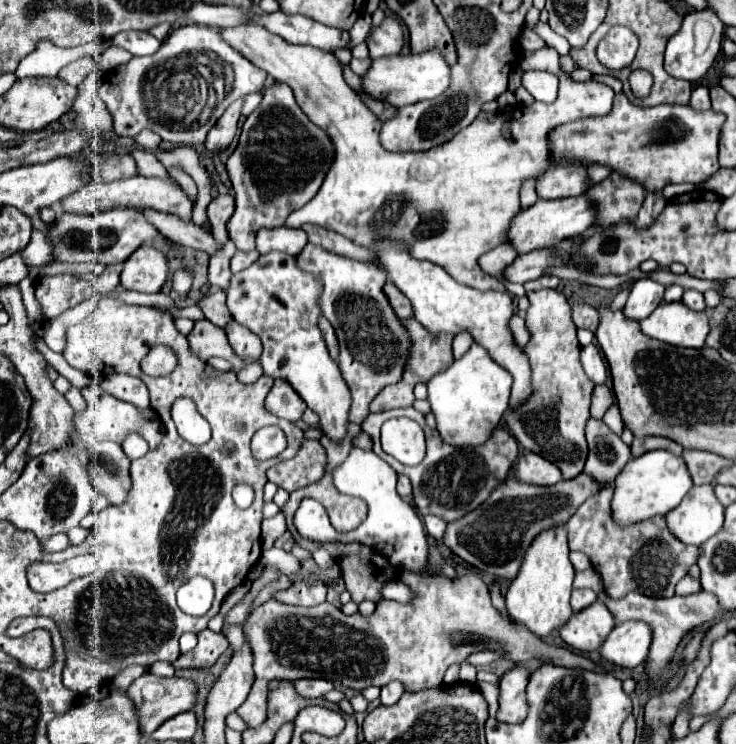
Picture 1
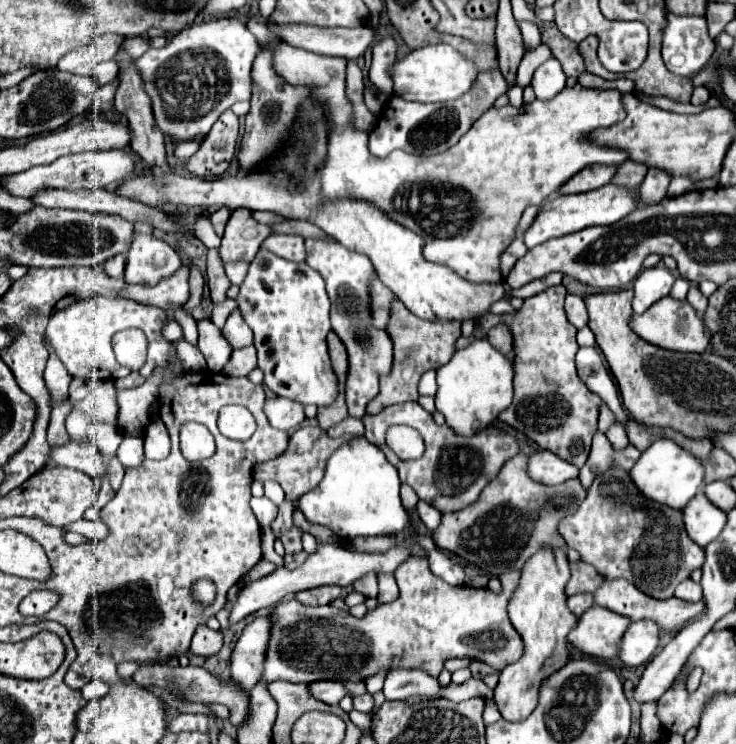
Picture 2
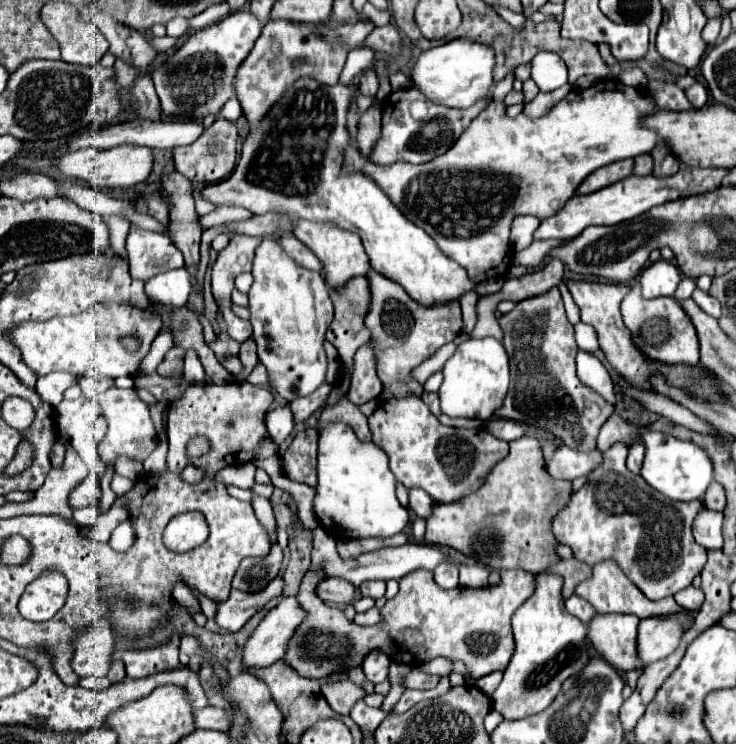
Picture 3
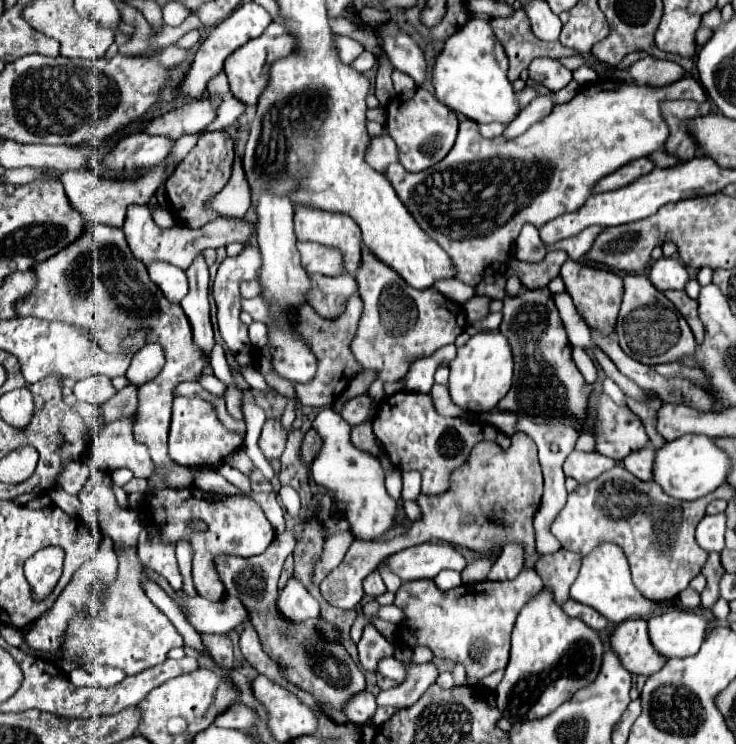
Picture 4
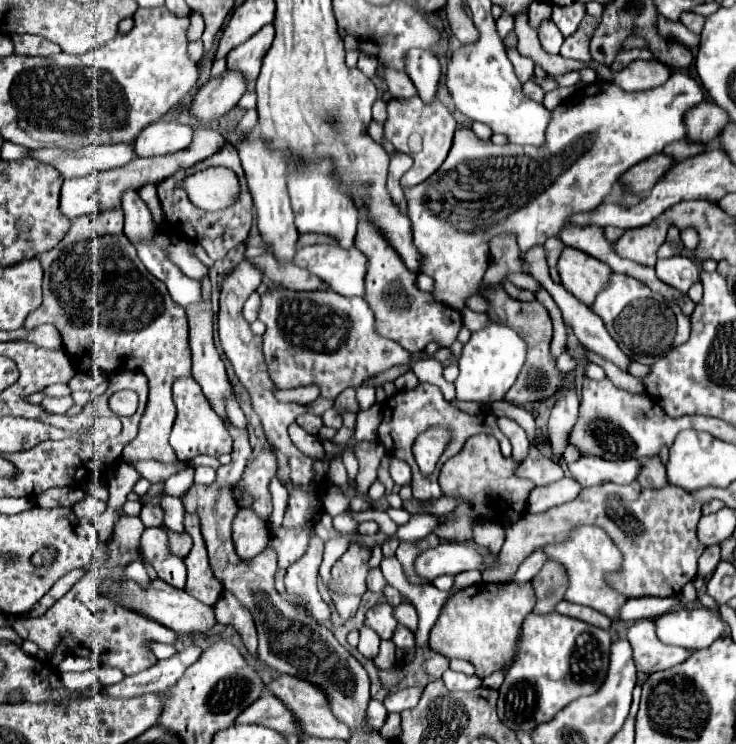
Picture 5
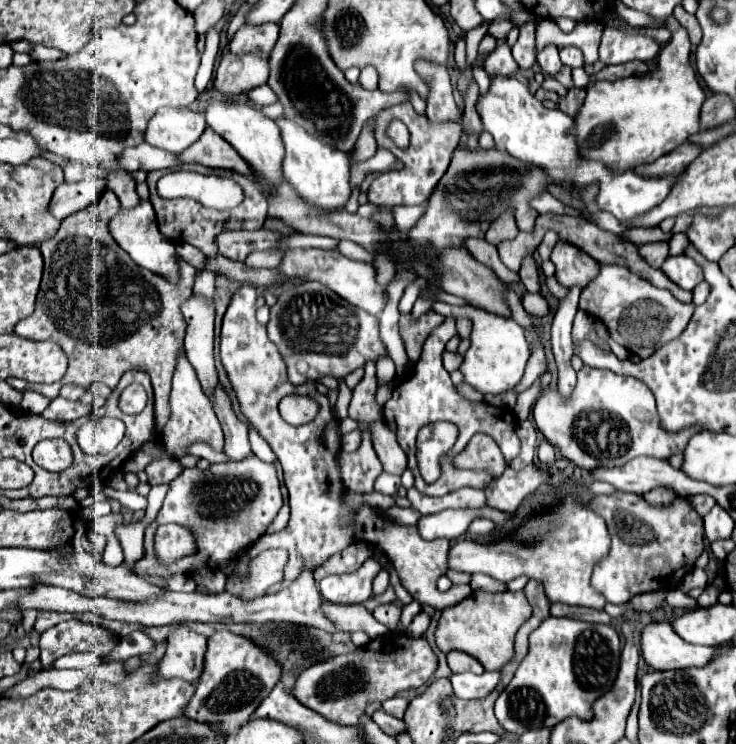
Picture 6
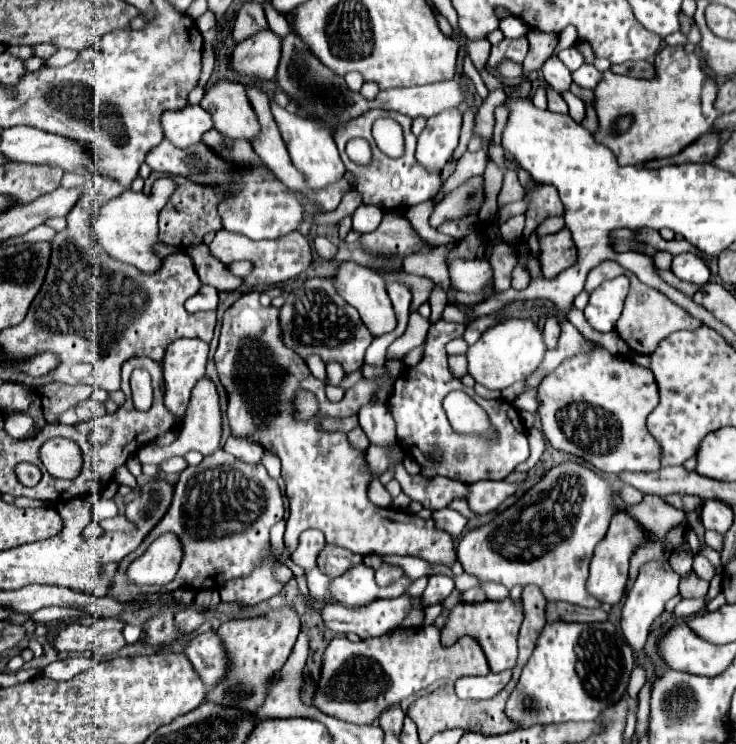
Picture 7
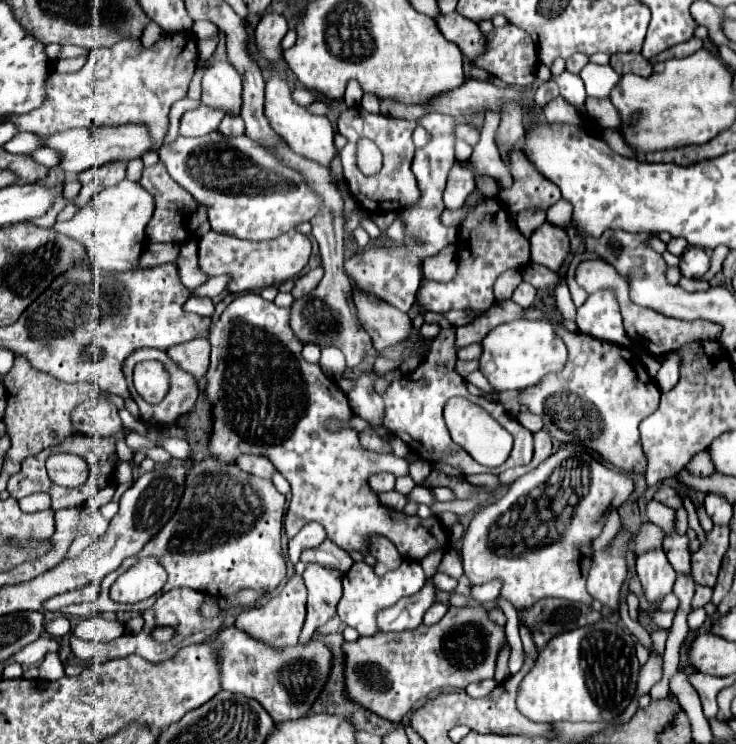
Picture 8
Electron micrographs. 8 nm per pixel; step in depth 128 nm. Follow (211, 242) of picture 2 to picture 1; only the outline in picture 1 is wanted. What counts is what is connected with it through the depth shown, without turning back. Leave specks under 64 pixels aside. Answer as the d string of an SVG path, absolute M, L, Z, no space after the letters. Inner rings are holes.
M176 146L170 150L156 150L154 156L160 160L160 164L164 168L172 168L172 166L180 166L186 174L190 174L198 186L198 202L194 206L192 218L198 226L202 226L208 216L206 216L206 206L210 204L212 196L210 196L210 174L204 168L198 152L190 146Z

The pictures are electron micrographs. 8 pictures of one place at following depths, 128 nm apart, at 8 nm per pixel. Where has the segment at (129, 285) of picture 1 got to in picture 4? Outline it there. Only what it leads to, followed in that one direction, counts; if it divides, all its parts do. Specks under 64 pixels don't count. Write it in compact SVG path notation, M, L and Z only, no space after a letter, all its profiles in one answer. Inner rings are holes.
M130 206L128 208L128 216L124 222L124 234L128 240L128 246L132 250L132 254L142 262L142 264L154 264L154 262L168 262L174 264L182 270L186 270L192 260L196 258L196 254L200 254L206 248L218 248L218 246L226 246L230 242L246 242L250 240L252 232L254 232L254 224L248 222L246 218L226 218L220 216L216 220L210 220L206 226L190 230L190 228L180 228L180 226L172 226L172 228L160 228L156 226L156 222L152 220L152 214L146 206Z

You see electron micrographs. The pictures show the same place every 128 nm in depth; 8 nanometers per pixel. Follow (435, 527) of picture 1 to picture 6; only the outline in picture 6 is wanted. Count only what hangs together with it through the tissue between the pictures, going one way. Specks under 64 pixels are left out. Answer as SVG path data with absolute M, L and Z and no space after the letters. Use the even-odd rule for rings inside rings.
M376 420L372 424L368 424L370 432L372 432L372 442L374 442L374 450L384 466L386 472L402 476L402 472L406 470L406 456L404 450L398 446L394 432L384 424L384 420Z

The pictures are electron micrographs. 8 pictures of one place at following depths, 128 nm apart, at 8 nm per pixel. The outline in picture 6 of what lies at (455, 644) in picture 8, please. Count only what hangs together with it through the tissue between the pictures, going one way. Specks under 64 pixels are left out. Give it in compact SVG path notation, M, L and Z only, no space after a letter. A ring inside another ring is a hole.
M388 634L362 646L354 654L340 654L304 670L292 694L300 704L328 716L334 724L356 726L364 710L374 700L394 698L402 690L422 686L436 670L438 660L424 638L408 638L406 634ZM452 650L452 652L448 652L446 658L448 658L448 666L450 666L452 672L474 672L474 674L482 674L484 672L482 664L476 658L464 654L464 652Z

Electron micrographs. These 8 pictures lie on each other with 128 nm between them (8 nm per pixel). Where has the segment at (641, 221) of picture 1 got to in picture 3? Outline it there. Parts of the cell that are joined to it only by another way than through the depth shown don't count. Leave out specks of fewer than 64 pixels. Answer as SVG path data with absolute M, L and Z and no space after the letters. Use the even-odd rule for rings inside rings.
M658 144L650 154L654 158L652 176L672 176L672 172L678 172L680 162L668 148L664 148L664 144Z

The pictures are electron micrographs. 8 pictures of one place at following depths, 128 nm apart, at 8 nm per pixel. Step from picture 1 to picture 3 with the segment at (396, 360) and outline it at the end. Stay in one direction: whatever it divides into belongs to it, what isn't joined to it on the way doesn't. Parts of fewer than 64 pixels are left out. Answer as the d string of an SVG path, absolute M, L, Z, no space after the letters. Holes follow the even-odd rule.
M298 220L294 236L300 242L304 242L318 256L318 260L322 262L324 280L332 288L338 288L340 284L346 284L352 276L360 276L360 274L366 274L370 270L370 260L364 252L364 246L362 246L360 238L352 232L340 230L332 224L314 224L314 222L308 222L308 220ZM366 342L356 350L354 356L354 372L350 390L346 392L348 400L356 406L362 406L382 392L382 382L376 376L376 354L374 354L374 342Z

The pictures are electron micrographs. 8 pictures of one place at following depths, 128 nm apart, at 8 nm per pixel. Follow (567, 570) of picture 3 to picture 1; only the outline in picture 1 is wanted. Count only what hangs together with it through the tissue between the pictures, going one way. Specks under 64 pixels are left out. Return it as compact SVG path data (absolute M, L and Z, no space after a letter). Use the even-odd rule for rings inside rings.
M588 568L584 572L578 572L576 578L574 578L574 588L590 588L596 594L600 594L604 590L602 588L602 578L596 574L594 568Z

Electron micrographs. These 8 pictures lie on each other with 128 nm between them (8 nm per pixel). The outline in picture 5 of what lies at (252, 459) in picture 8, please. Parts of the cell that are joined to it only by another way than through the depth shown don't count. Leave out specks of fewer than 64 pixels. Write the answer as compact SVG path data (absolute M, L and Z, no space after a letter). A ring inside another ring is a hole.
M204 276L204 280L200 280L202 284L202 302L200 304L188 304L186 308L186 316L188 316L188 324L190 324L190 348L192 348L192 378L202 386L206 398L210 400L212 408L216 410L216 414L220 418L226 418L226 410L224 410L224 398L232 396L232 386L228 382L226 370L224 370L224 362L214 346L214 338L212 338L212 306L210 306L210 278Z

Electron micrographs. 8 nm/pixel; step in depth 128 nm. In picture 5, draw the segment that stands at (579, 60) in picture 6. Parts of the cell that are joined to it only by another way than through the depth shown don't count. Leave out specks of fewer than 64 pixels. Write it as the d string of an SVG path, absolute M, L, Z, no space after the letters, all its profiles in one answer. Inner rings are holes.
M586 14L578 26L578 30L574 34L570 34L568 38L564 38L564 44L560 48L560 54L564 58L574 58L580 62L588 62L588 44L590 38L594 34L594 30L598 28L600 18Z

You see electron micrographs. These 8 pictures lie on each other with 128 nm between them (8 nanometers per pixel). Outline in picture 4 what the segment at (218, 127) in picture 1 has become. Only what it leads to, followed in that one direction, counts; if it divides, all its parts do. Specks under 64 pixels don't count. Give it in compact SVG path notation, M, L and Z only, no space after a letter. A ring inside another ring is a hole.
M212 130L212 132L202 132L198 138L198 144L188 152L188 156L178 164L176 172L172 178L166 182L166 194L170 200L170 210L174 212L176 220L188 228L200 228L208 220L218 218L218 214L208 212L204 208L204 200L210 198L216 192L224 188L232 174L232 164L234 164L234 144L232 138L226 130Z

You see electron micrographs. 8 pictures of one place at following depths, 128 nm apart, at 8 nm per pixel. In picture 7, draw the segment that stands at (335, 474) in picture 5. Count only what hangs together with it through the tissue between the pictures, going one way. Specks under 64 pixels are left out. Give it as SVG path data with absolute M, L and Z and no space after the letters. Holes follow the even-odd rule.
M372 444L364 452L364 462L366 462L370 472L375 472L375 475L381 475L387 470L391 462L391 456L386 448L380 448L380 446ZM374 478L372 484L368 484L368 496L374 504L382 506L382 508L388 508L392 504L392 496L388 494L388 490L382 486L379 478Z

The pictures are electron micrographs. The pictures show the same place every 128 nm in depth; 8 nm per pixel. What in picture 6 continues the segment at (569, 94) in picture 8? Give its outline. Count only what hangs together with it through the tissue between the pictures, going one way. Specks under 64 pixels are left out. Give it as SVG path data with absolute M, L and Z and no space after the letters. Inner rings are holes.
M548 44L546 48L542 48L538 52L538 64L540 64L540 68L542 68L544 74L548 74L548 76L556 74L562 68L560 58L558 58L558 46Z

